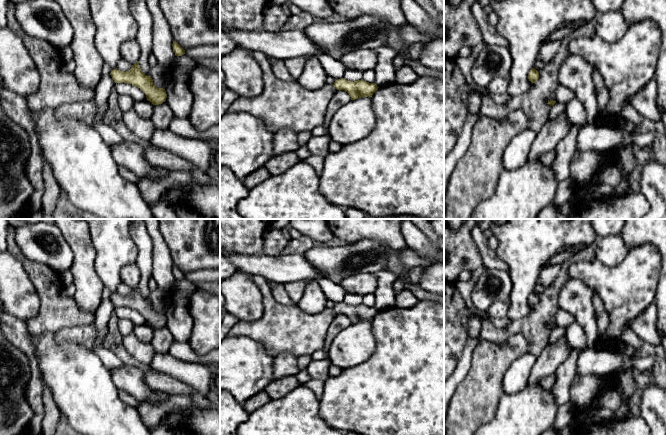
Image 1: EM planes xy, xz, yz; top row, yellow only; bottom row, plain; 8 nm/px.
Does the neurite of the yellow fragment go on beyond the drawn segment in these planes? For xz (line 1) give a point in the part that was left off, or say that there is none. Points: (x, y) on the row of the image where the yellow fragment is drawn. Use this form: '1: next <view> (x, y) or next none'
1: next xz (281, 105)

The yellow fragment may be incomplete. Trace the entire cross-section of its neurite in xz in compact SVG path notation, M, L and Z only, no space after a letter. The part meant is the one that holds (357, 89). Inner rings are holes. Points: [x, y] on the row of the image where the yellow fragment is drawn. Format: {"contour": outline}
{"contour": "M254 51L251 55L262 70L263 90L258 96L253 98L238 97L229 106L227 112L246 112L256 116L262 119L268 130L273 133L282 129L292 129L300 133L311 131L315 127L323 125L327 106L337 90L344 90L350 95L351 100L355 100L361 97L372 97L379 88L375 83L369 83L363 79L353 82L341 78L336 80L333 85L326 83L318 90L308 90L302 87L297 81L285 82L277 78L265 54Z"}

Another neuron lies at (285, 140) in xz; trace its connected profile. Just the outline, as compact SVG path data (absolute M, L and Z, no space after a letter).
M282 129L273 136L272 151L273 155L280 155L284 152L296 151L300 145L297 141L298 132L292 129Z

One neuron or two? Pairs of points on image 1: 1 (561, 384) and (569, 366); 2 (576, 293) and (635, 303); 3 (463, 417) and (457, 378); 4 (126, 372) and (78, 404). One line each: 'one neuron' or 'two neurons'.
1: one neuron
2: two neurons
3: two neurons
4: two neurons

